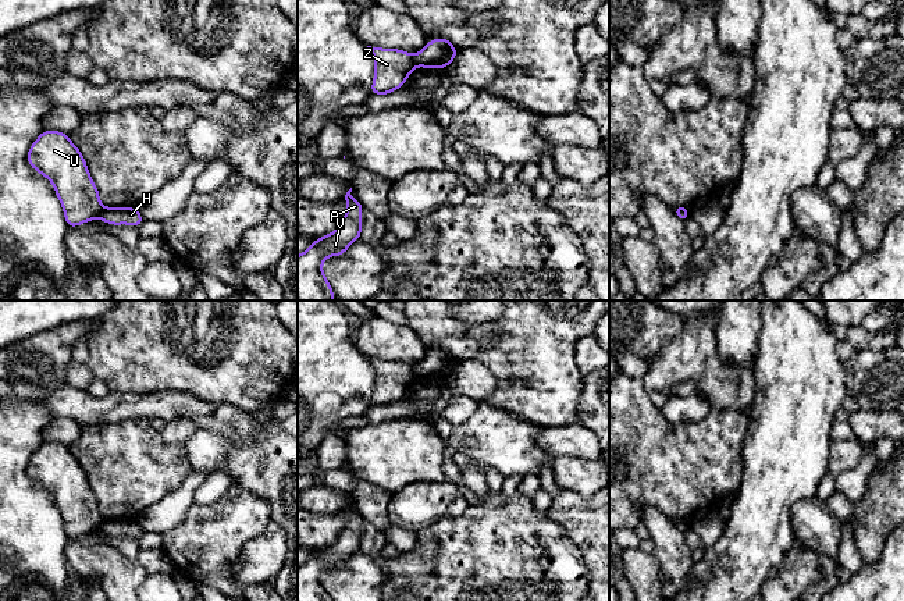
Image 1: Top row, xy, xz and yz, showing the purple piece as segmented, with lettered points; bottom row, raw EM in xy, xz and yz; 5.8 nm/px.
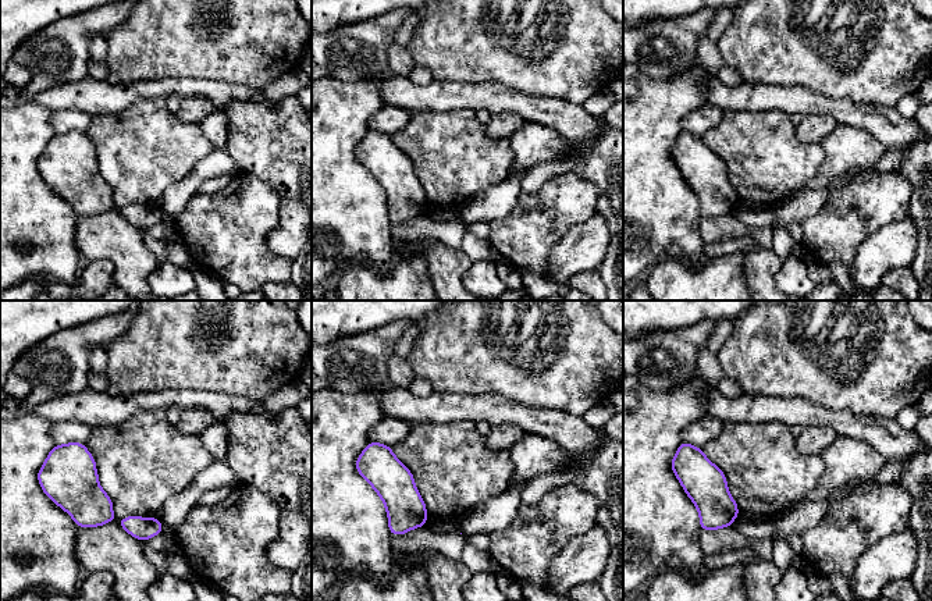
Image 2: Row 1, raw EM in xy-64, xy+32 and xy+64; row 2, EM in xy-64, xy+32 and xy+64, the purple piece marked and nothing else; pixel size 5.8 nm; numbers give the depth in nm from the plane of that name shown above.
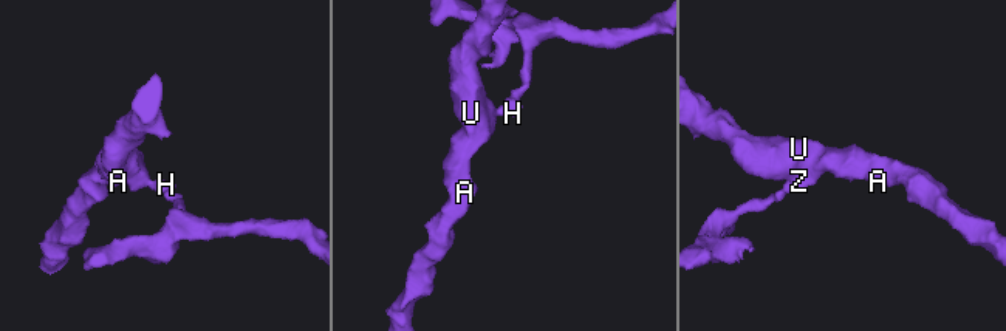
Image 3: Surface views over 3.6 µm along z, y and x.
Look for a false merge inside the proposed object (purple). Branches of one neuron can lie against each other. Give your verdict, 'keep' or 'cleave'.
cleave

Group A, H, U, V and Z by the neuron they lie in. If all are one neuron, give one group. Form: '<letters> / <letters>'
A U V Z / H

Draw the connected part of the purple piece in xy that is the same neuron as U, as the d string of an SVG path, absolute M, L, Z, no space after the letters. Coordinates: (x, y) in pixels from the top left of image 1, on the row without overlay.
M43 442L32 455L26 472L53 495L68 538L99 530L104 520L99 502L82 465L67 445Z

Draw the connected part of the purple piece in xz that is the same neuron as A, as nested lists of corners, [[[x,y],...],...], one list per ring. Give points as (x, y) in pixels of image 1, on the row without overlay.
[[[346,504],[348,523],[334,544],[314,552],[298,568],[298,601],[332,601],[323,584],[327,569],[339,568],[360,550],[363,518]]]

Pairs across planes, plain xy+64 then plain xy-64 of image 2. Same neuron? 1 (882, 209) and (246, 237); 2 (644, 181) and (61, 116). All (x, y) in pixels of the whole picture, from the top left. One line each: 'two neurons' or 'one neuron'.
1: one neuron
2: two neurons

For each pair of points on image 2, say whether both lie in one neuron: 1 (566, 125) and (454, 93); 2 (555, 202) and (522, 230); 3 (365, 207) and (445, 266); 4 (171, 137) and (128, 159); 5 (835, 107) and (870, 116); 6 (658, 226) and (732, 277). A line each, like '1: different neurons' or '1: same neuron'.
1: same neuron
2: same neuron
3: different neurons
4: same neuron
5: same neuron
6: different neurons

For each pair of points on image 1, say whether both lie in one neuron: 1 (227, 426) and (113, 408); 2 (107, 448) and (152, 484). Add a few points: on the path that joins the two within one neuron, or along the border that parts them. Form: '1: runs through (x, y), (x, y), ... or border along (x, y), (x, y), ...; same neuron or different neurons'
1: runs through (199, 411), (189, 406), (141, 406); same neuron
2: runs through (118, 458), (141, 473); same neuron

